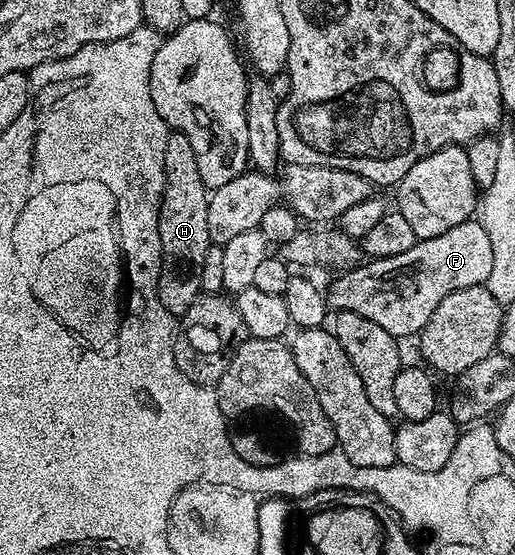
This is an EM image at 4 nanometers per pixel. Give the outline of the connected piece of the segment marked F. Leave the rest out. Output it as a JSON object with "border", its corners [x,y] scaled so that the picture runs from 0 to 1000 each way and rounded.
{"border":[[[915,395],[878,409],[878,416],[862,416],[862,423],[806,432],[804,441],[777,459],[730,463],[672,492],[654,494],[641,523],[631,523],[629,541],[643,559],[649,557],[656,564],[689,564],[707,568],[707,575],[722,575],[722,582],[746,589],[746,596],[753,596],[753,604],[769,611],[804,611],[817,602],[831,575],[839,575],[839,560],[847,560],[847,553],[854,553],[854,544],[870,539],[878,524],[901,524],[901,517],[942,514],[948,495],[955,495],[955,438],[934,396]]]}

